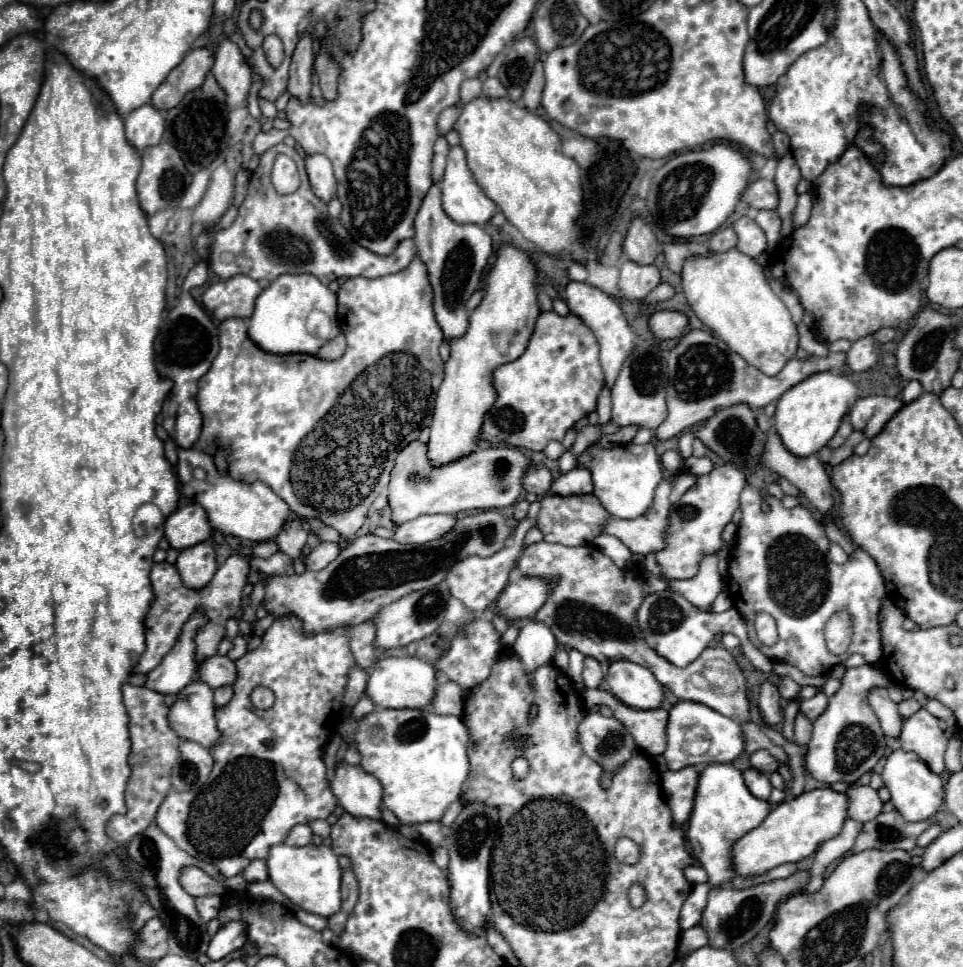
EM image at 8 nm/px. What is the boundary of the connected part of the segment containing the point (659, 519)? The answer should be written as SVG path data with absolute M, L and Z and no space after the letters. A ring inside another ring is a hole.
M674 476L664 478L654 496L654 504L648 516L638 516L634 520L610 518L604 532L620 538L632 554L656 554L666 548L666 530L670 526L670 500L668 494L674 486Z

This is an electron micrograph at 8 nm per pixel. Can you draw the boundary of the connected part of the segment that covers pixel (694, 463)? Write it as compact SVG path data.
M688 458L688 460L684 460L684 472L688 472L688 474L708 474L710 470L712 470L712 462L710 462L710 458Z

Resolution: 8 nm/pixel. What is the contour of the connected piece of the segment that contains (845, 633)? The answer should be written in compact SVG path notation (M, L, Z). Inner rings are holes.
M846 611L836 612L826 624L826 642L832 654L844 654L851 642L852 623Z

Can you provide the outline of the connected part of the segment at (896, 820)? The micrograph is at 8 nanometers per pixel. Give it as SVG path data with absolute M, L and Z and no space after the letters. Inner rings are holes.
M888 810L864 824L852 852L862 850L914 850L918 836L930 826L928 820L924 822L906 822L900 812Z

